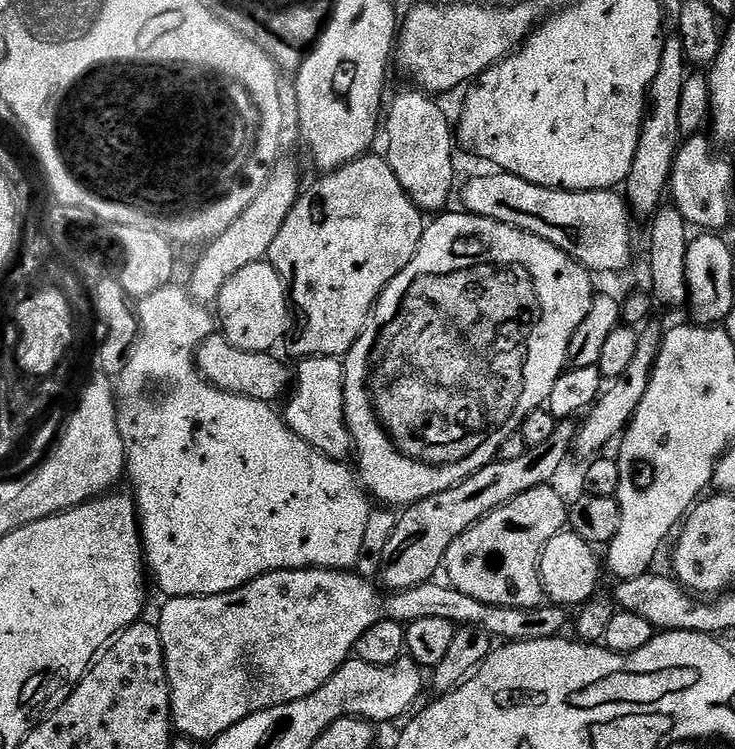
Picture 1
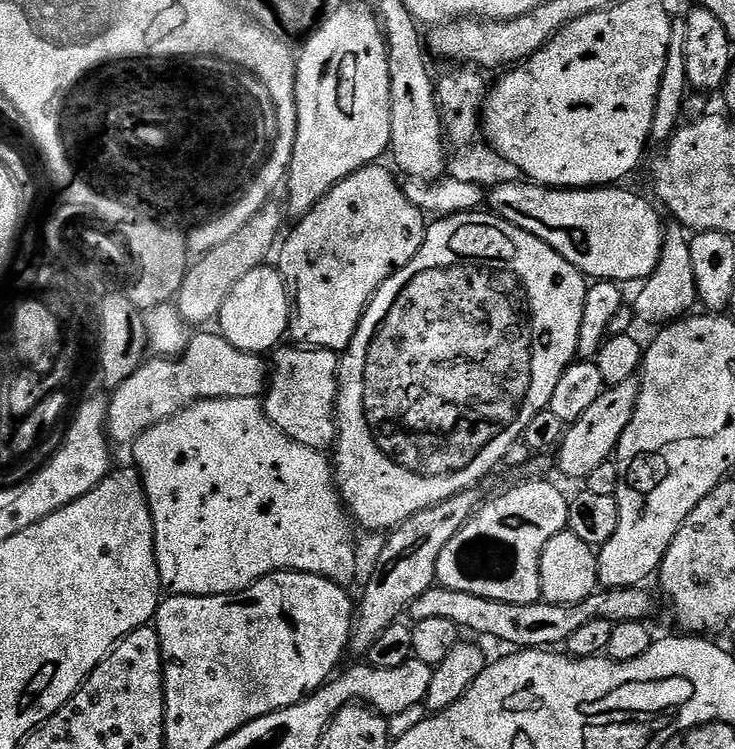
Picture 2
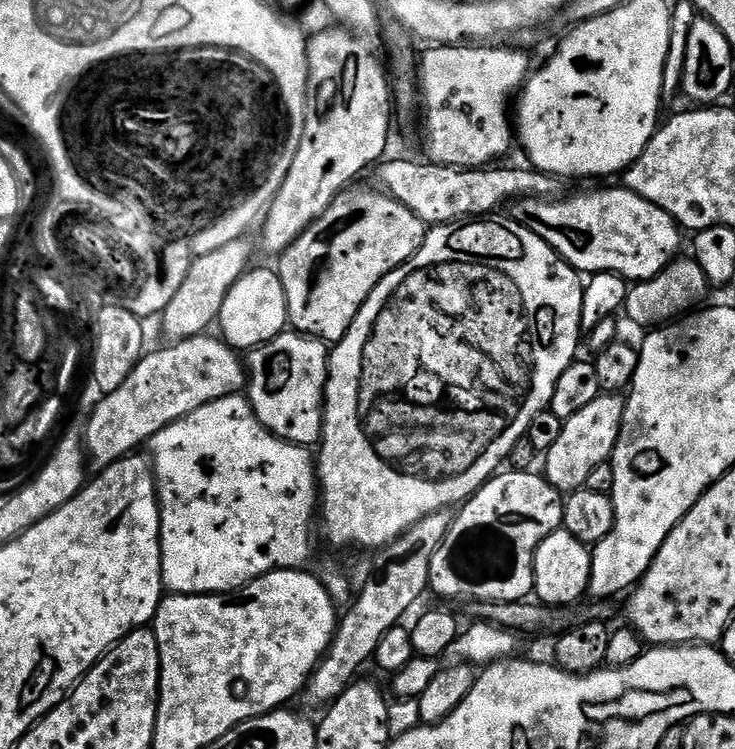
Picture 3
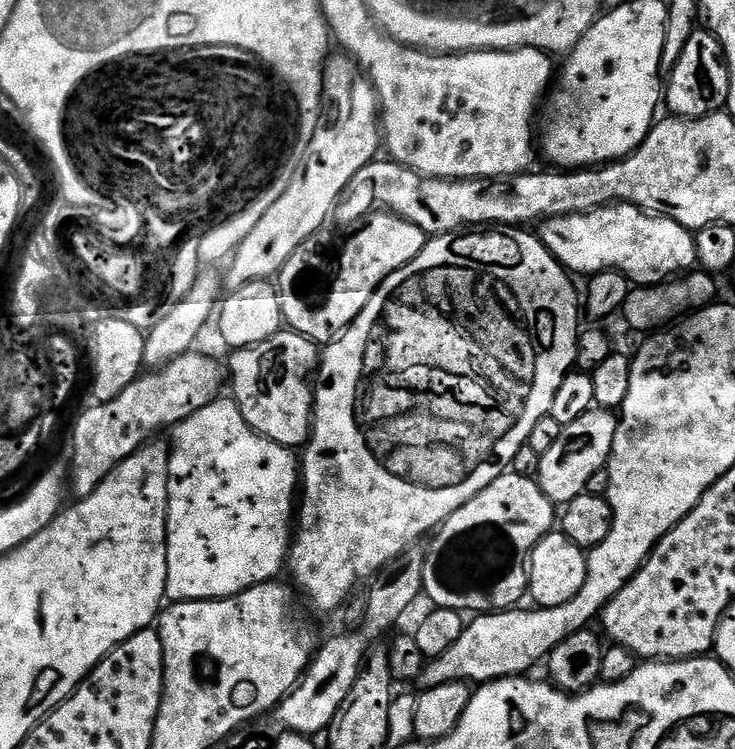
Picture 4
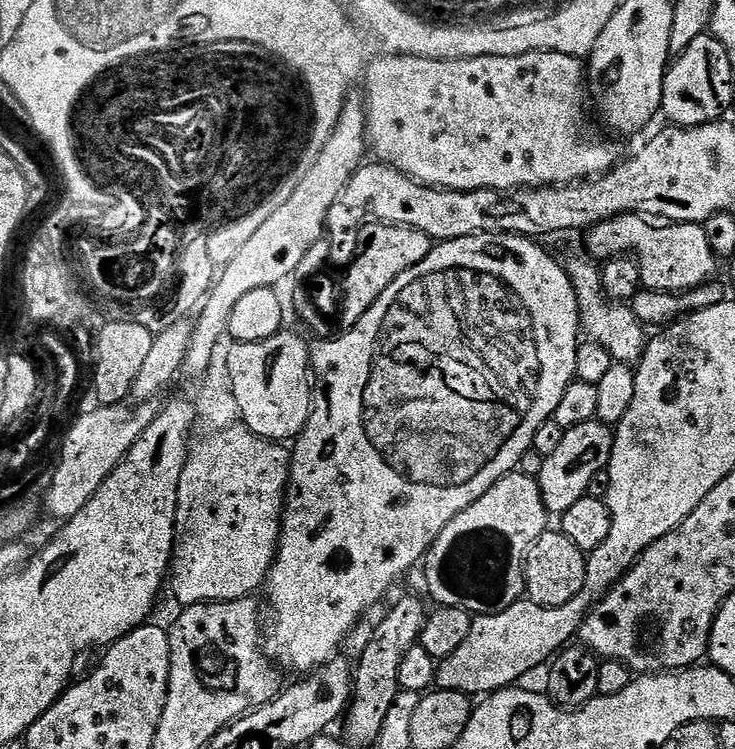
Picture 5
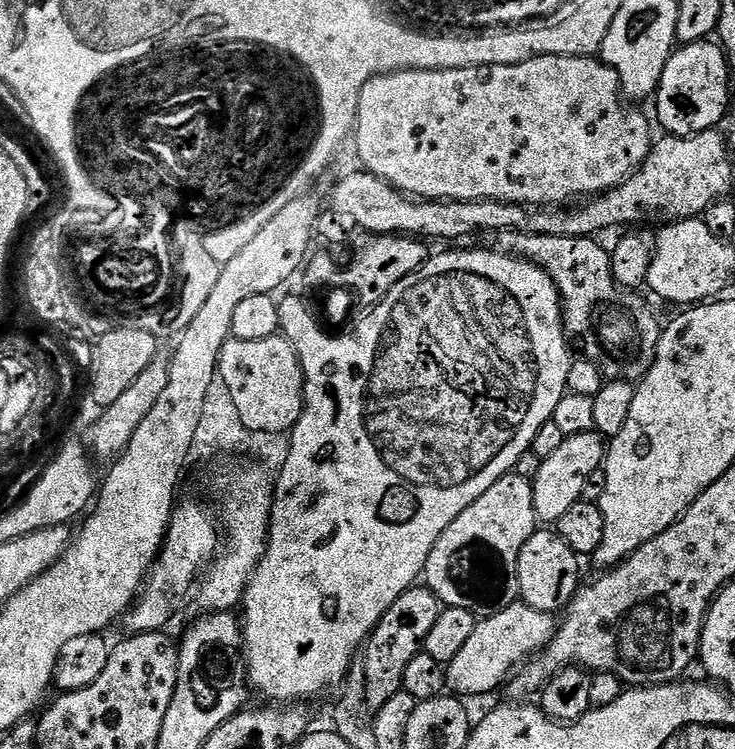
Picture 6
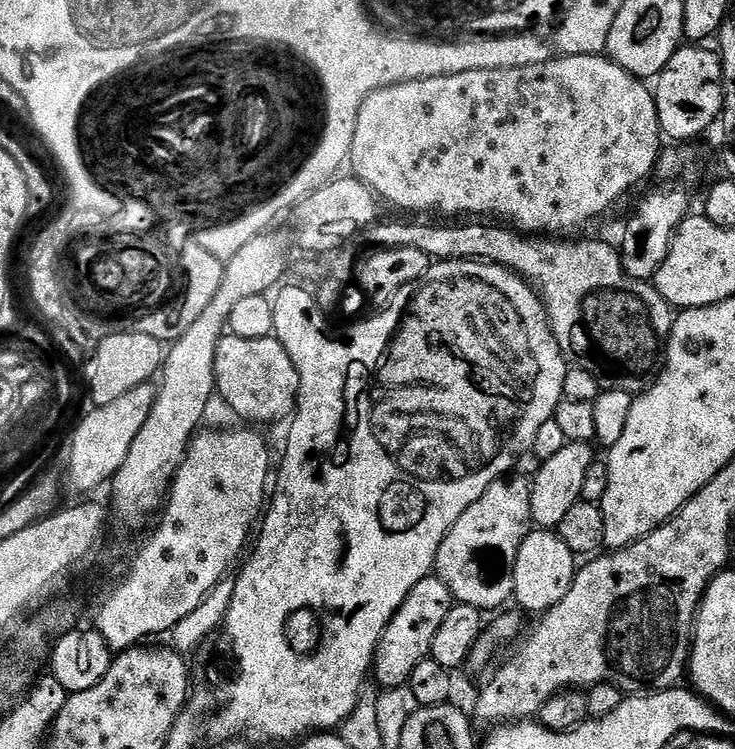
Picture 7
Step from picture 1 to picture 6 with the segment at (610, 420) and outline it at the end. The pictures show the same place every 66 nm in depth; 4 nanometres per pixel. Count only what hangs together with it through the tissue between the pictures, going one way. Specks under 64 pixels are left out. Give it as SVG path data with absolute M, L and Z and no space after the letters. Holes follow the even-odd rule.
M587 432L586 434L574 434L566 436L562 442L562 446L558 446L558 450L554 450L554 454L550 454L550 458L540 461L540 469L536 475L536 479L532 481L532 493L534 494L534 510L536 511L537 521L546 523L545 525L555 525L558 518L562 518L562 514L566 514L566 510L570 510L570 506L574 506L584 495L584 487L590 479L590 474L594 474L594 470L602 467L604 457L606 455L606 440L599 432Z

